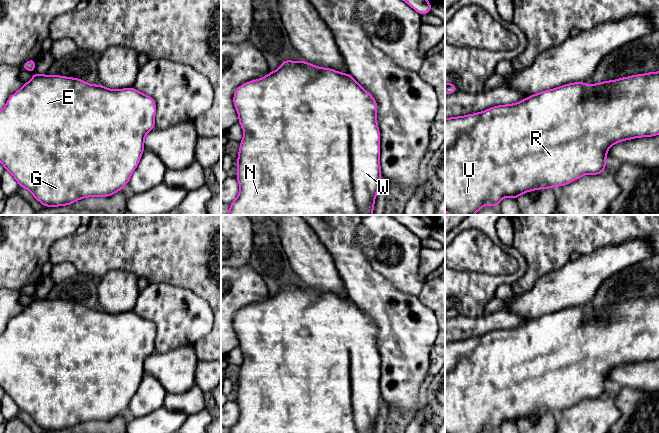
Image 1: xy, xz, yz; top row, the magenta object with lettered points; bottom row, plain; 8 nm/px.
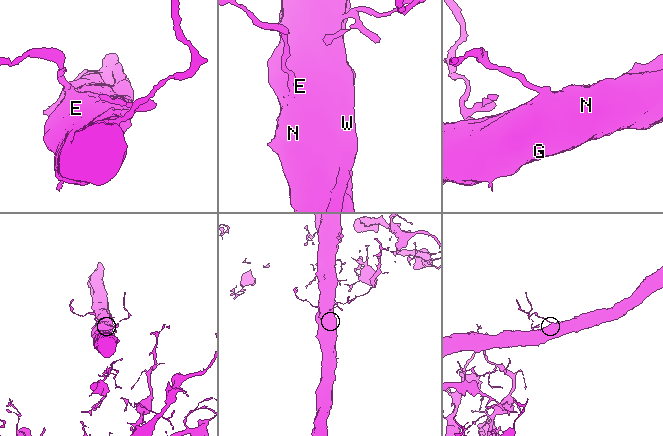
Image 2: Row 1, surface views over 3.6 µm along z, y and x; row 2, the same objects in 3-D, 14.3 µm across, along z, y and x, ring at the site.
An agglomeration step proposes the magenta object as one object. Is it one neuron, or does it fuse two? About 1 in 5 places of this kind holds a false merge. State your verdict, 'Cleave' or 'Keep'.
Keep

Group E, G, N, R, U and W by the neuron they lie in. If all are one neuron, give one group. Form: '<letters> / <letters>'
E G N R U W

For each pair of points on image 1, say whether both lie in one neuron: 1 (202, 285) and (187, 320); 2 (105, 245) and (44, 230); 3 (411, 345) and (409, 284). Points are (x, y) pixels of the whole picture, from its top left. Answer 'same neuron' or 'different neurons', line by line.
1: different neurons
2: different neurons
3: different neurons

